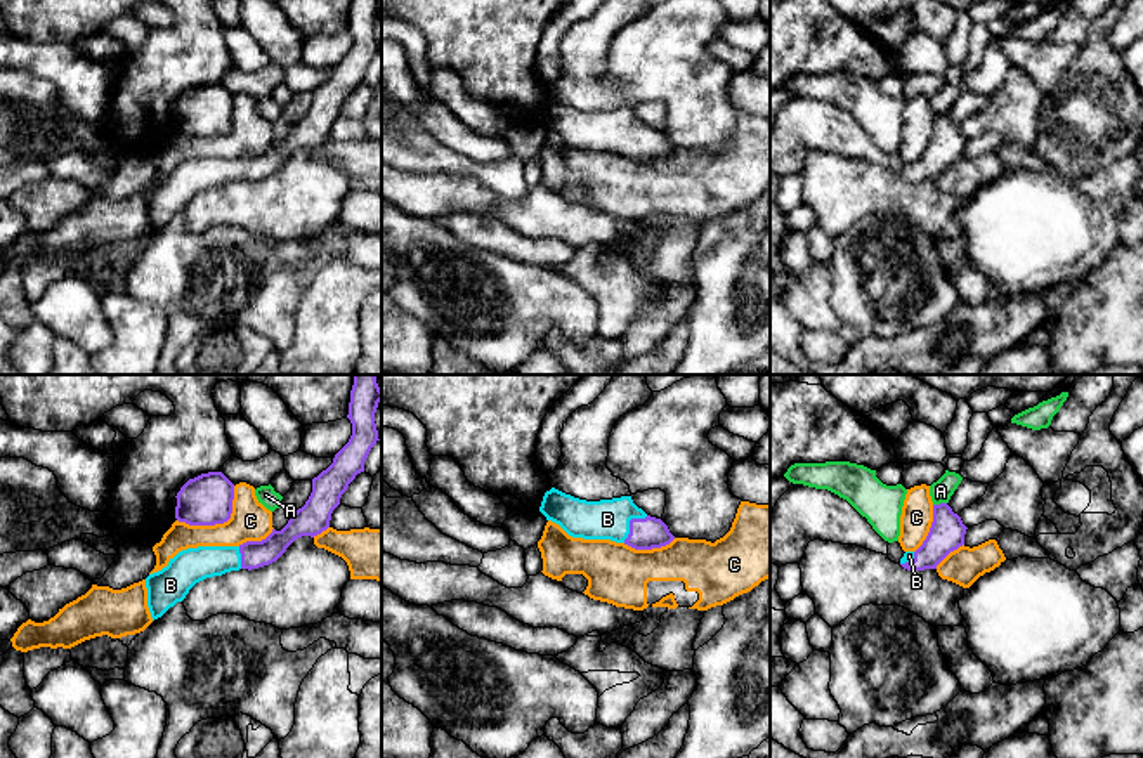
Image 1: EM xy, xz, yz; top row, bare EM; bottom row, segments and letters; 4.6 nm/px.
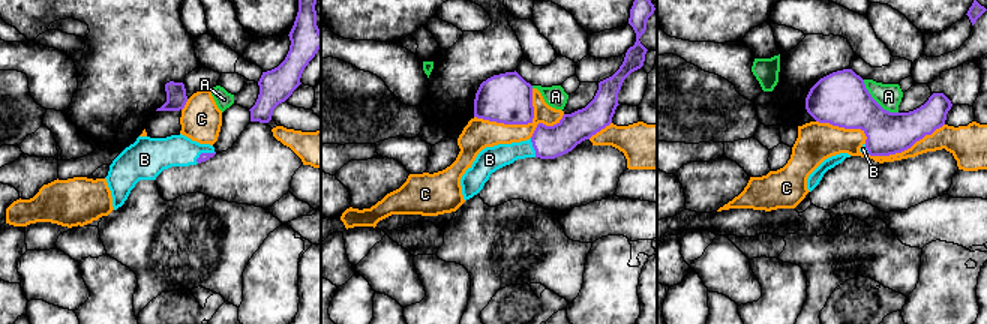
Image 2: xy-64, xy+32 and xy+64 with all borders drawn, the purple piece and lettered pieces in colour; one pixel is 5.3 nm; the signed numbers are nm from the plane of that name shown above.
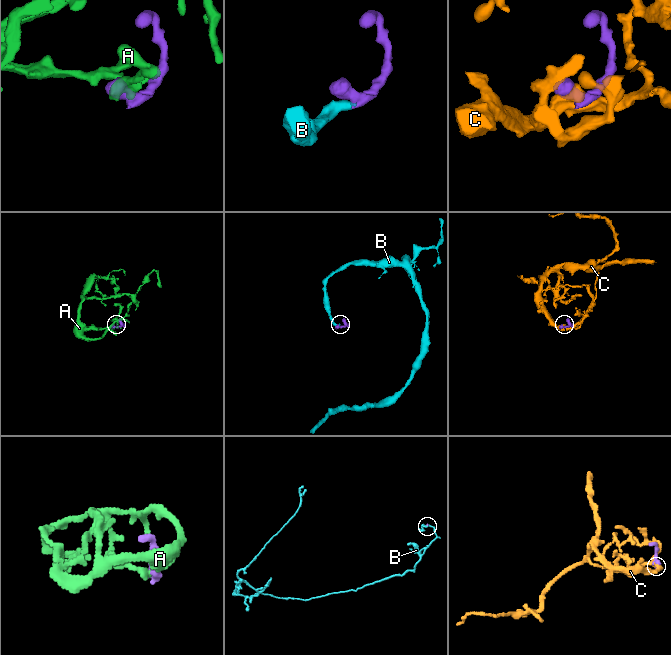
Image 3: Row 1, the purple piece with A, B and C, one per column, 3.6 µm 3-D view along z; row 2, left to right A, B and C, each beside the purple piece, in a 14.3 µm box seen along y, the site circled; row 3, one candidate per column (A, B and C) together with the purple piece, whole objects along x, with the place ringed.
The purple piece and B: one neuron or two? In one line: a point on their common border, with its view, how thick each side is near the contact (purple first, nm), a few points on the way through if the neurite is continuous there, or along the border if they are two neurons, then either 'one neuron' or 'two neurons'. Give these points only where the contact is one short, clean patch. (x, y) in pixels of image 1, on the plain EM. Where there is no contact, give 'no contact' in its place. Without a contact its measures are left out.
contact xz (630, 134); calibres 150 and 190 nm; way xz (647, 144), (639, 143), (630, 134), (607, 130); one neuron

